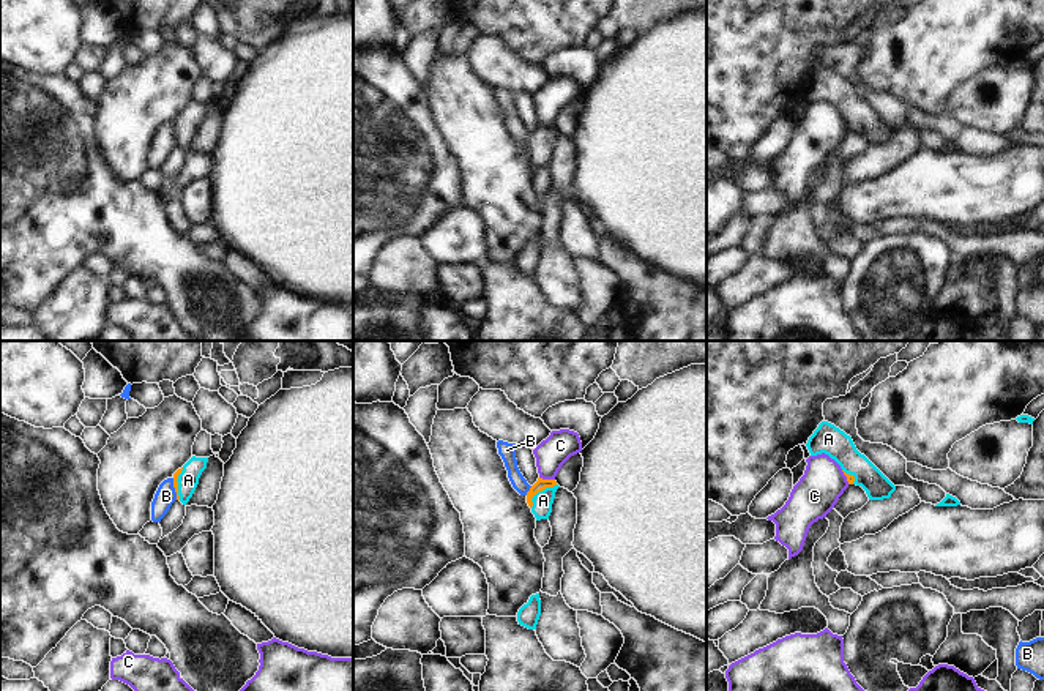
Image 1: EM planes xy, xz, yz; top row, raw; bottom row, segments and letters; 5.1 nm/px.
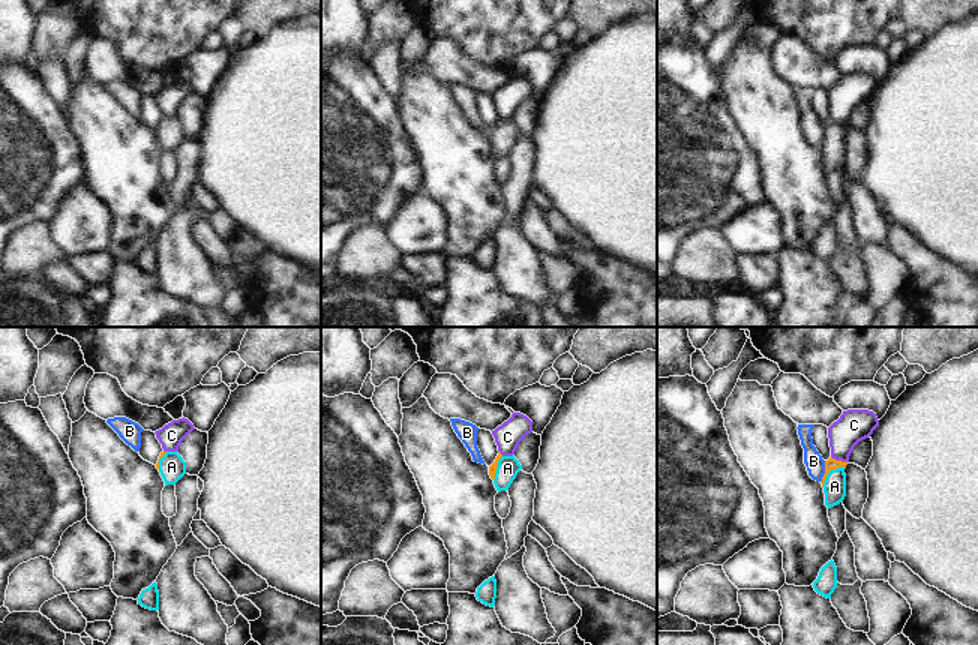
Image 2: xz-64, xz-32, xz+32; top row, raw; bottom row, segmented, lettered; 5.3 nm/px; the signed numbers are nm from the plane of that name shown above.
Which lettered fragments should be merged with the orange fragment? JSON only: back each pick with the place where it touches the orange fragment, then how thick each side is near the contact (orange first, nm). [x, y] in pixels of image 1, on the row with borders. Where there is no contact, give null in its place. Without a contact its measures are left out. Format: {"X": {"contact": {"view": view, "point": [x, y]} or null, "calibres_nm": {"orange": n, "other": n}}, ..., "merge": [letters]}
{"A": {"contact": {"view": "xz", "point": [540, 491]}, "calibres_nm": {"orange": 60, "other": 100}}, "merge": ["A"]}

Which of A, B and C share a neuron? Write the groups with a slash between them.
A / B / C

